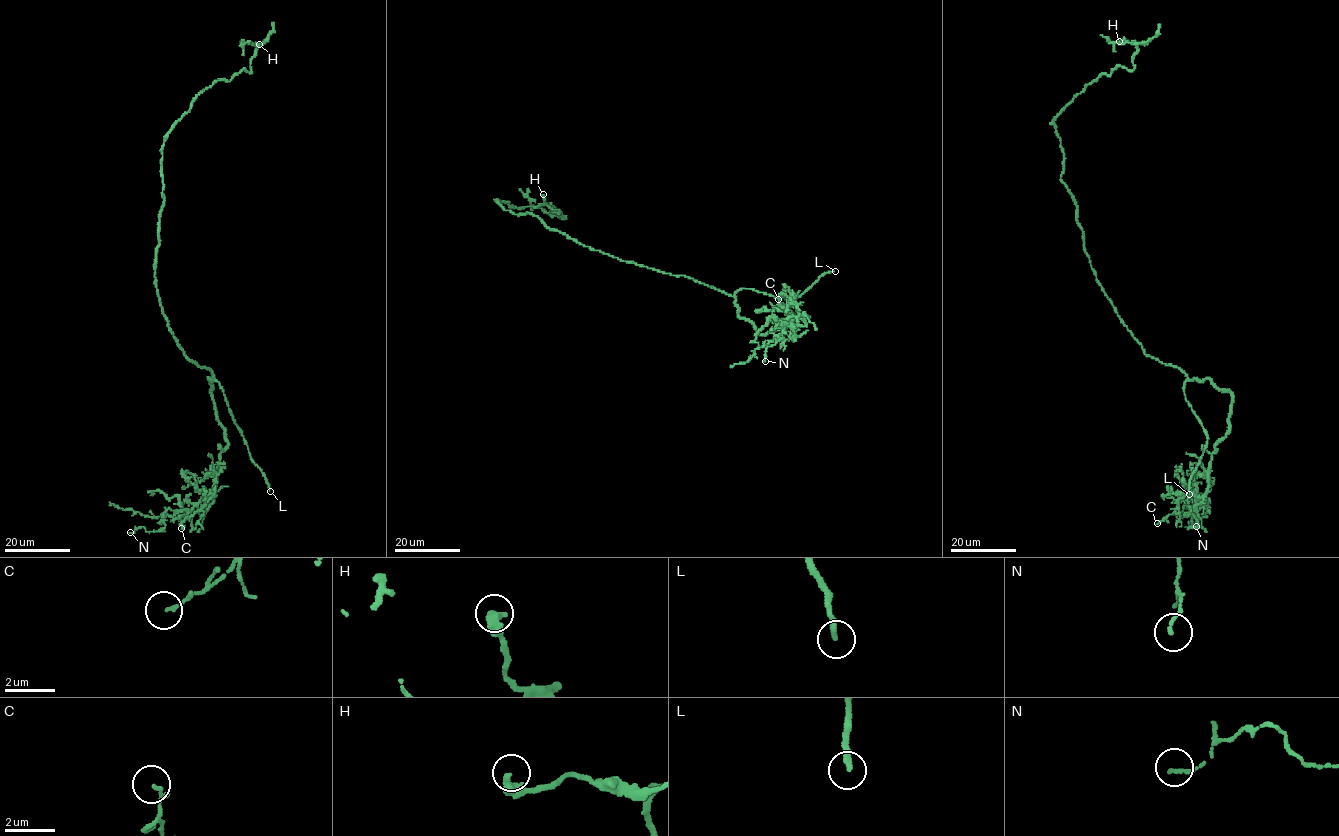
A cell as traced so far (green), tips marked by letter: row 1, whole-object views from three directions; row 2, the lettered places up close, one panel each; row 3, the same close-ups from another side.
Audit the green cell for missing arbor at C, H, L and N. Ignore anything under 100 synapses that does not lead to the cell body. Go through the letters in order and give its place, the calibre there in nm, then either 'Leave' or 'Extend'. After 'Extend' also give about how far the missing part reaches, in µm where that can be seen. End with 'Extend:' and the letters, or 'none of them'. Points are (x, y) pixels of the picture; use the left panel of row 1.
C: Place: (181, 528). Thickness 120 nm. Leave
H: Place: (259, 44). Thickness 360 nm. Leave
L: Place: (270, 491). Thickness 220 nm. Extend. Missing length about 5 µm
N: Place: (130, 532). Thickness 130 nm. Leave
Extend: L

